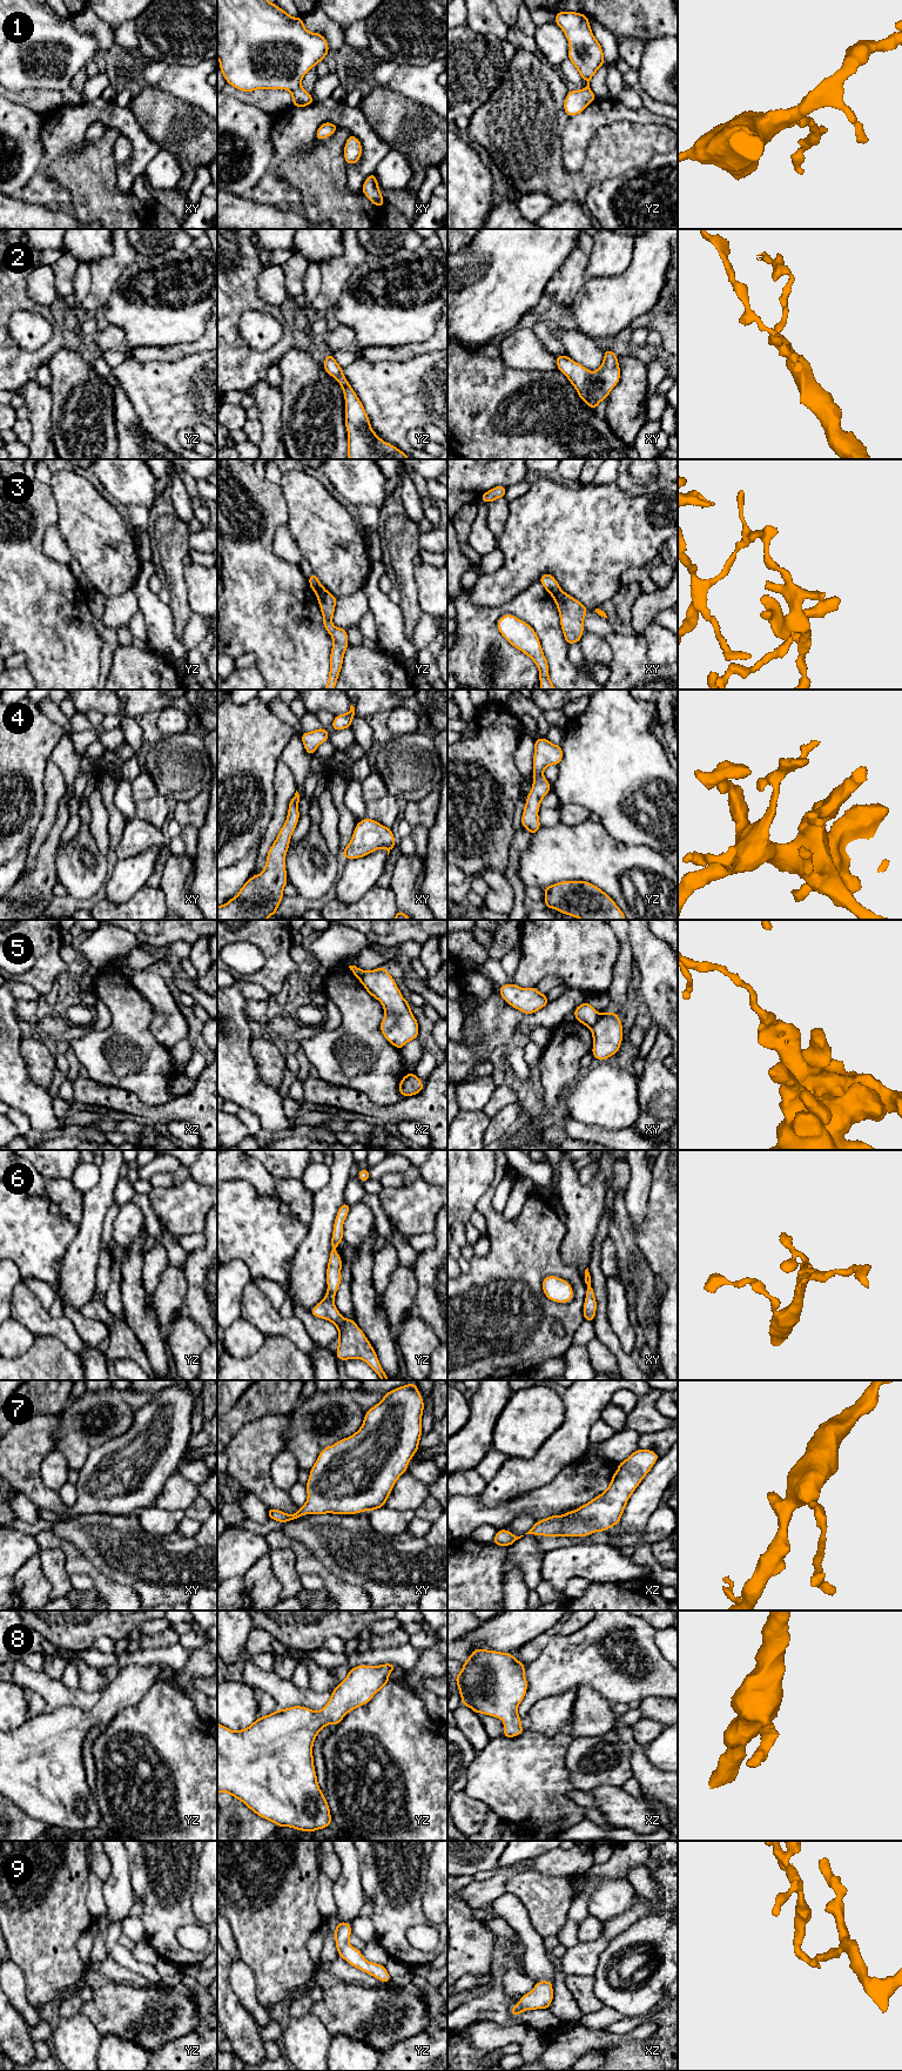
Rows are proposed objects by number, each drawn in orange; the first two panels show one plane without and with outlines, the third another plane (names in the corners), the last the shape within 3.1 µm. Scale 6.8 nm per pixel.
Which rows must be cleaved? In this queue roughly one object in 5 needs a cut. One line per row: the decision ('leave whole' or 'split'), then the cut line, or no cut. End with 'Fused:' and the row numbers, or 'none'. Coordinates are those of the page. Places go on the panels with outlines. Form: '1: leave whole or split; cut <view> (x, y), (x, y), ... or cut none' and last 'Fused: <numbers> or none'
1: leave whole; cut none
2: leave whole; cut none
3: split; cut yz (325, 590), (316, 593)
4: leave whole; cut none
5: split; cut xy (600, 1014), (590, 1028)
6: leave whole; cut none
7: leave whole; cut none
8: leave whole; cut none
9: leave whole; cut none
Fused: 3, 5

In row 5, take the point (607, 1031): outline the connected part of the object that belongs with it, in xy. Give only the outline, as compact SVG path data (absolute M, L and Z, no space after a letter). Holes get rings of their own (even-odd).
M607 1011L600 1014L591 1031L593 1036L592 1054L594 1058L605 1061L618 1053L622 1042L622 1024L615 1013Z

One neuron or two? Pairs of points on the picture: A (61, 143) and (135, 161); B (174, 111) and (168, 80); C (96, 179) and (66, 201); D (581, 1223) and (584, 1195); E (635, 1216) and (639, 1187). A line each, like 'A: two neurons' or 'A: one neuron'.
A: one neuron
B: two neurons
C: two neurons
D: one neuron
E: one neuron

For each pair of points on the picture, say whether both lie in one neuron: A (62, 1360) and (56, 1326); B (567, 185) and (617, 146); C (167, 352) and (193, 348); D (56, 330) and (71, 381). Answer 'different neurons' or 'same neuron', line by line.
A: different neurons
B: same neuron
C: same neuron
D: different neurons

